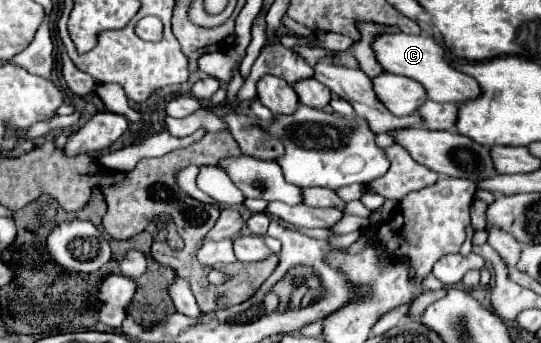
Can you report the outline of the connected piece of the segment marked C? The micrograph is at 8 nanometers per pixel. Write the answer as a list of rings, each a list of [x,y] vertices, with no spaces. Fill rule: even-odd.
[[[405,33],[381,35],[375,39],[373,49],[375,49],[377,61],[383,65],[383,69],[387,73],[395,73],[395,75],[403,75],[403,77],[419,81],[427,89],[427,95],[431,101],[461,105],[461,103],[473,101],[473,99],[477,99],[477,95],[481,95],[479,83],[471,75],[457,71],[445,57],[445,51],[433,41],[433,37],[405,35]]]

